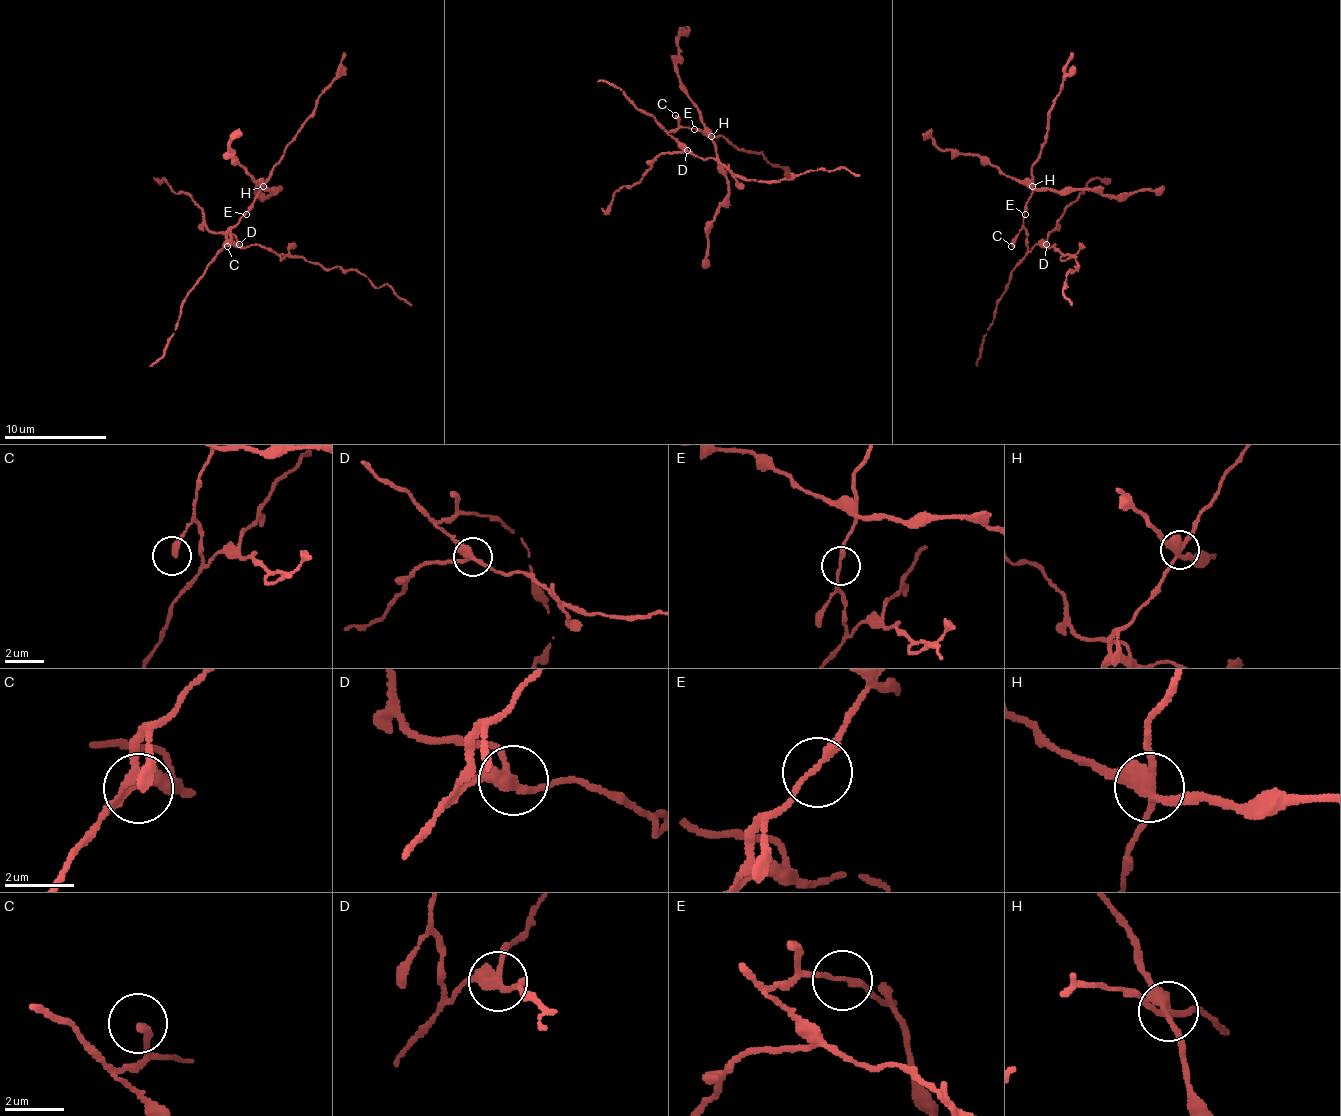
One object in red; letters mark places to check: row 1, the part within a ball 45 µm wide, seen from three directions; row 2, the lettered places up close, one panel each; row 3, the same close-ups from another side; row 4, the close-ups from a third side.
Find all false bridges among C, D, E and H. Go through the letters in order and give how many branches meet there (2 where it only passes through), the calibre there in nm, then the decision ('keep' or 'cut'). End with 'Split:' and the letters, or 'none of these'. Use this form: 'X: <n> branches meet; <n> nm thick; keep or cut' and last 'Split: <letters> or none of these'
C: 1 branches meet; 320 nm thick; keep
D: 3 branches meet; 300 nm thick; cut
E: 2 branches meet; 160 nm thick; keep
H: 4 branches meet; 340 nm thick; cut
Split: D, H

